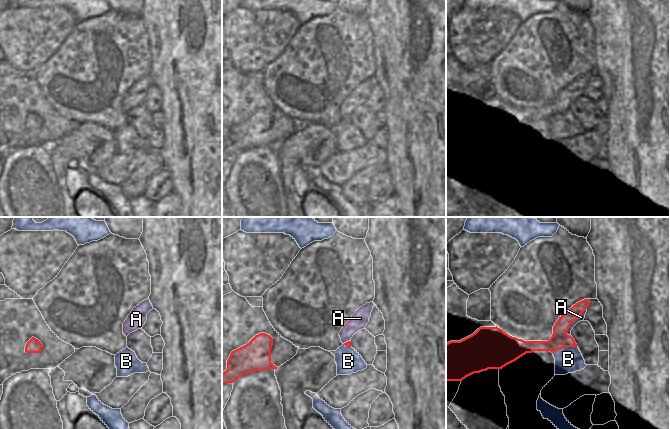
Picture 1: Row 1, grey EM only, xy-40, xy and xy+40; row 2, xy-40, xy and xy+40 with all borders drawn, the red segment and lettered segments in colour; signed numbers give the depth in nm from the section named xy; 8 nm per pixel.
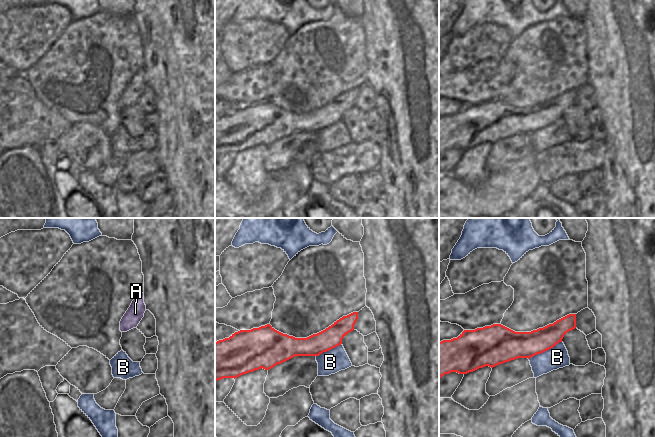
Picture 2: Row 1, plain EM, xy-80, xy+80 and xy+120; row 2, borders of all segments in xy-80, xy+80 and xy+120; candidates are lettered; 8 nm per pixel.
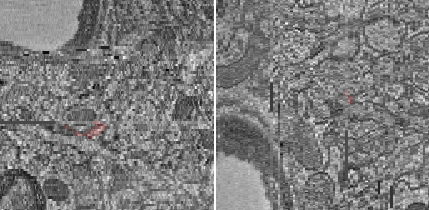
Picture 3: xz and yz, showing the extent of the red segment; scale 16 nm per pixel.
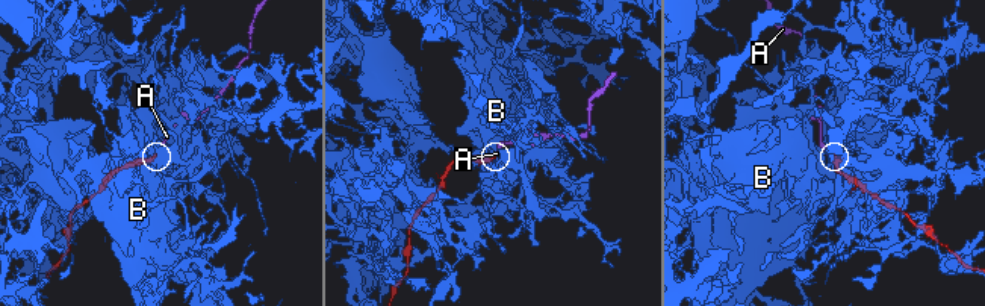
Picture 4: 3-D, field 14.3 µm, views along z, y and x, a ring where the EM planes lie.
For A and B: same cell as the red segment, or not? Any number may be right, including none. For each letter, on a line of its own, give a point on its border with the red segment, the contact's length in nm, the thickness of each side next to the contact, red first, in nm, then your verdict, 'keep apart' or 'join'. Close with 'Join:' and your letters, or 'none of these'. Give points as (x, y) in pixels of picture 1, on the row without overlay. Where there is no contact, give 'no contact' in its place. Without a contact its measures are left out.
A: xy+40 (573, 97) | 260 nm | 140/50 nm | join
B: xy+40 (564, 122) | 200 nm | 140/200 nm | keep apart
Join: A

